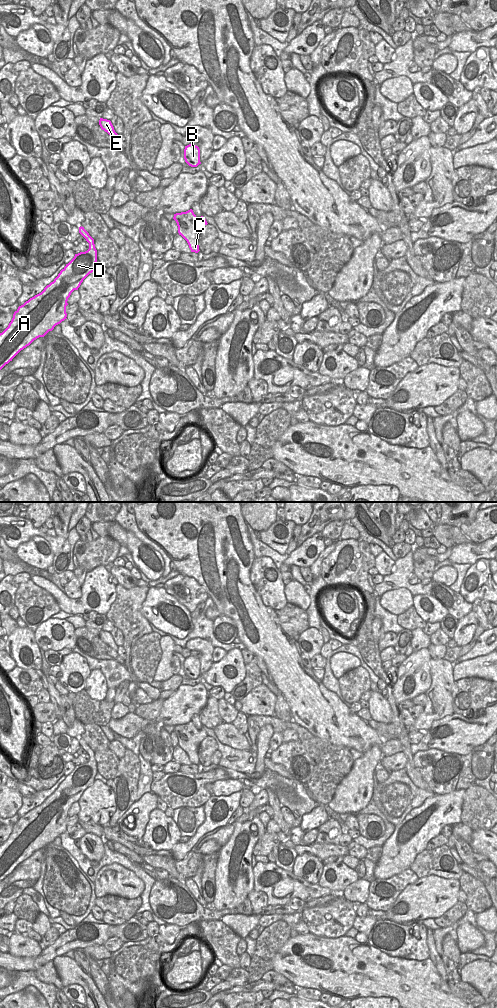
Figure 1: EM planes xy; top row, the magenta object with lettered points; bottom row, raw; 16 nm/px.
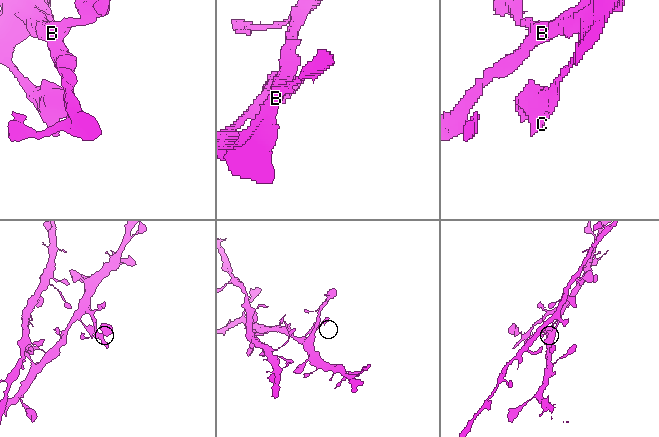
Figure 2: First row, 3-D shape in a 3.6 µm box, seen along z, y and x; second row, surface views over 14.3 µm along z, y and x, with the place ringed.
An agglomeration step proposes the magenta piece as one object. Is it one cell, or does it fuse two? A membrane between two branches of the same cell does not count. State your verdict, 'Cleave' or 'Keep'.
Cleave.

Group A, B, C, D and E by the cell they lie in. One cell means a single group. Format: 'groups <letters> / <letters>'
groups A B C D / E

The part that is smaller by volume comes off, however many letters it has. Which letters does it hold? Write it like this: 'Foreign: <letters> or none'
Foreign: E

